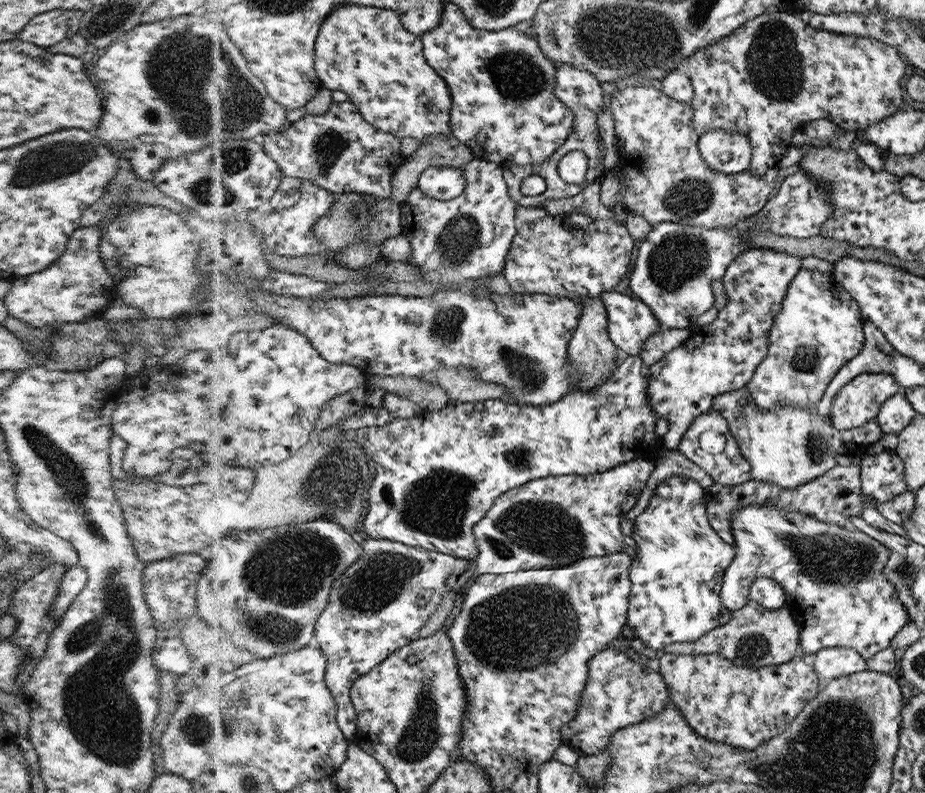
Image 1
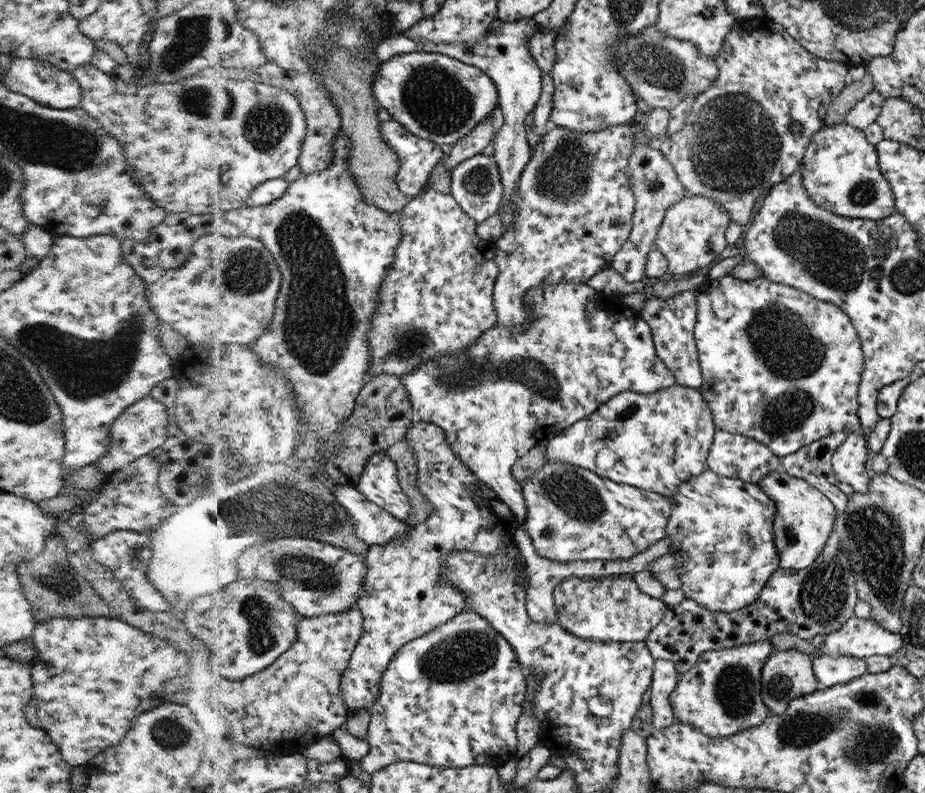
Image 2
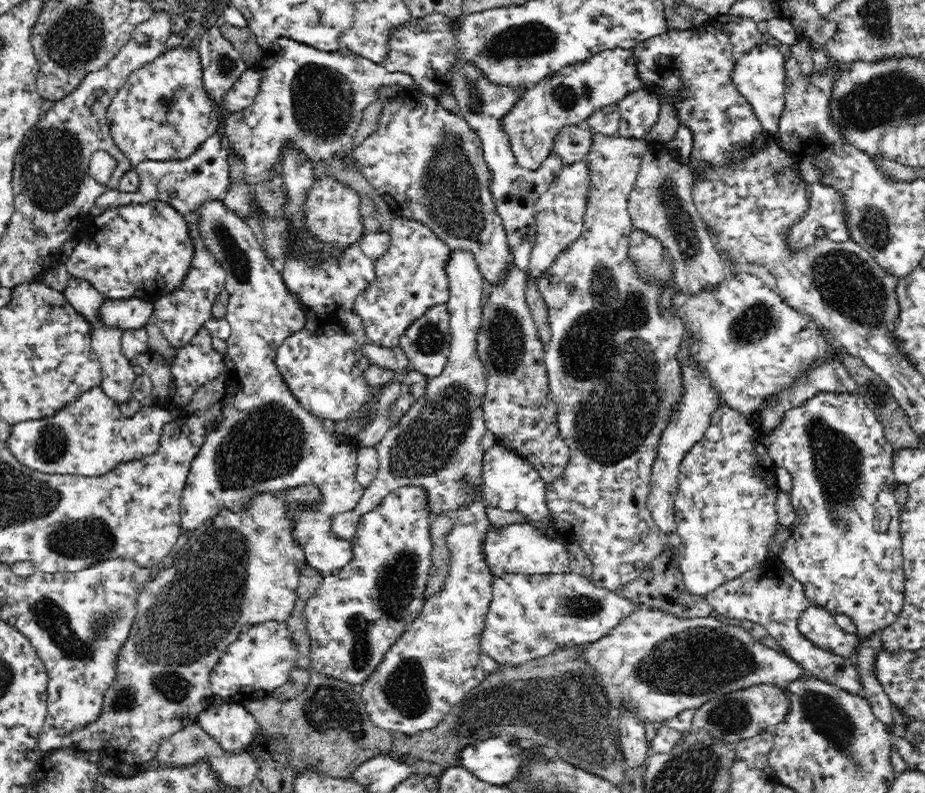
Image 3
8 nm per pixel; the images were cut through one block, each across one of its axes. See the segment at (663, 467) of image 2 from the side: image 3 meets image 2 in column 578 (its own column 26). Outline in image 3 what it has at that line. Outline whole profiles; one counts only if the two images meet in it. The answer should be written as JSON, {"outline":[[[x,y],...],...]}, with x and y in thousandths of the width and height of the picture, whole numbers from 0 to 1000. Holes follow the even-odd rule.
{"outline":[[[108,488],[95,492],[81,501],[65,520],[56,526],[25,531],[13,536],[11,549],[5,556],[11,570],[22,585],[48,598],[89,599],[90,602],[110,600],[134,583],[141,583],[169,573],[172,566],[177,537],[197,522],[195,515],[163,513],[156,507],[145,527],[135,527],[131,515],[122,502],[117,501]]]}

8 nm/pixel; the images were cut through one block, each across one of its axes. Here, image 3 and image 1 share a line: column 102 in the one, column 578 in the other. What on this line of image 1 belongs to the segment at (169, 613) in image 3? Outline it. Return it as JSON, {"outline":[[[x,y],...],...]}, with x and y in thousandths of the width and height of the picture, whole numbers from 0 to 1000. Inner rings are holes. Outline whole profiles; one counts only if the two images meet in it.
{"outline":[[[659,815],[649,820],[637,832],[637,852],[634,855],[632,870],[626,876],[625,895],[622,897],[621,907],[610,913],[609,917],[604,917],[606,936],[628,952],[643,952],[654,943],[659,927],[667,919],[709,903],[711,898],[720,893],[722,884],[723,871],[720,869],[719,858],[707,840],[698,841],[693,837],[689,840],[674,822],[669,822],[669,818]]]}

